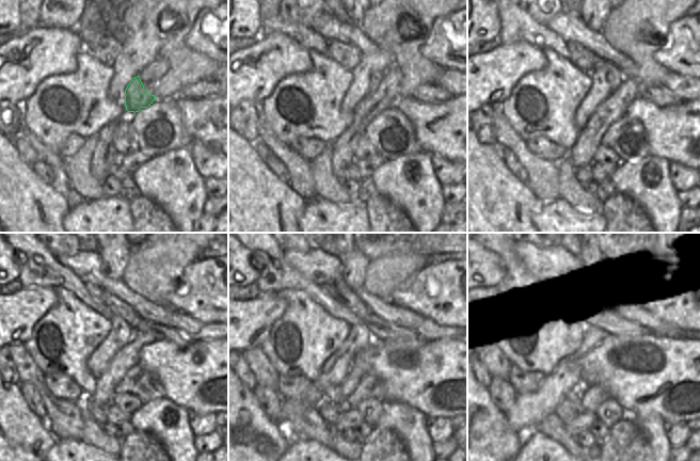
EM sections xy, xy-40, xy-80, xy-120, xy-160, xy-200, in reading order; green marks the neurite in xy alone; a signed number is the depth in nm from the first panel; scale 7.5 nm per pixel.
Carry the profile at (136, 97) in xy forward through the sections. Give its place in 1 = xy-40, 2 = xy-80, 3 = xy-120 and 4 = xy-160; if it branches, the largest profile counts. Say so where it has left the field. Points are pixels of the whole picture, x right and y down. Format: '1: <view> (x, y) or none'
1: xy-40 (376, 78)
2: xy-80 (615, 77)
3: xy-120 (118, 307)
4: xy-160 (345, 296)

